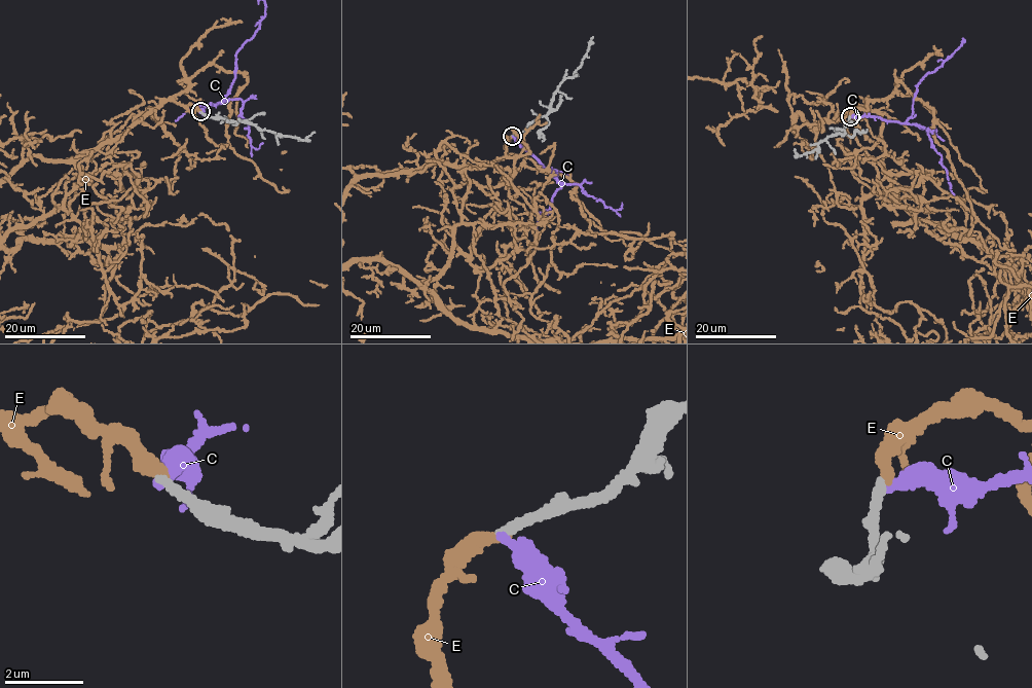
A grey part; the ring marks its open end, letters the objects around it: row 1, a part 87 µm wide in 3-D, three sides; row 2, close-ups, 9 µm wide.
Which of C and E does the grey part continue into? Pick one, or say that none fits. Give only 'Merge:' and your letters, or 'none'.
Merge: E

